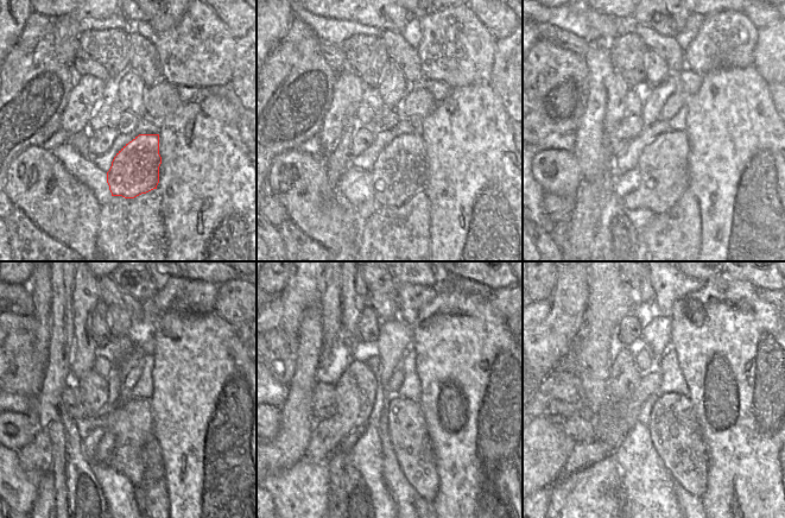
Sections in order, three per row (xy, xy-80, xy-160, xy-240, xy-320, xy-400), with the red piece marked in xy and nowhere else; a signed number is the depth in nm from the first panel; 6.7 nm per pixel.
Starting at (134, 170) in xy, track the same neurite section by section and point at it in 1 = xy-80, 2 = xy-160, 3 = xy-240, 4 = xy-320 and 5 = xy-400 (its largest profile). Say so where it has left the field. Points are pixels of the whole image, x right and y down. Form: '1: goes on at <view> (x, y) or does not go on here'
1: goes on at xy-80 (398, 174)
2: goes on at xy-160 (664, 164)
3: goes on at xy-240 (132, 424)
4: goes on at xy-320 (347, 443)
5: goes on at xy-400 (583, 455)

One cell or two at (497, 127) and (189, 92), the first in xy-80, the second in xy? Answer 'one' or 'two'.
two

